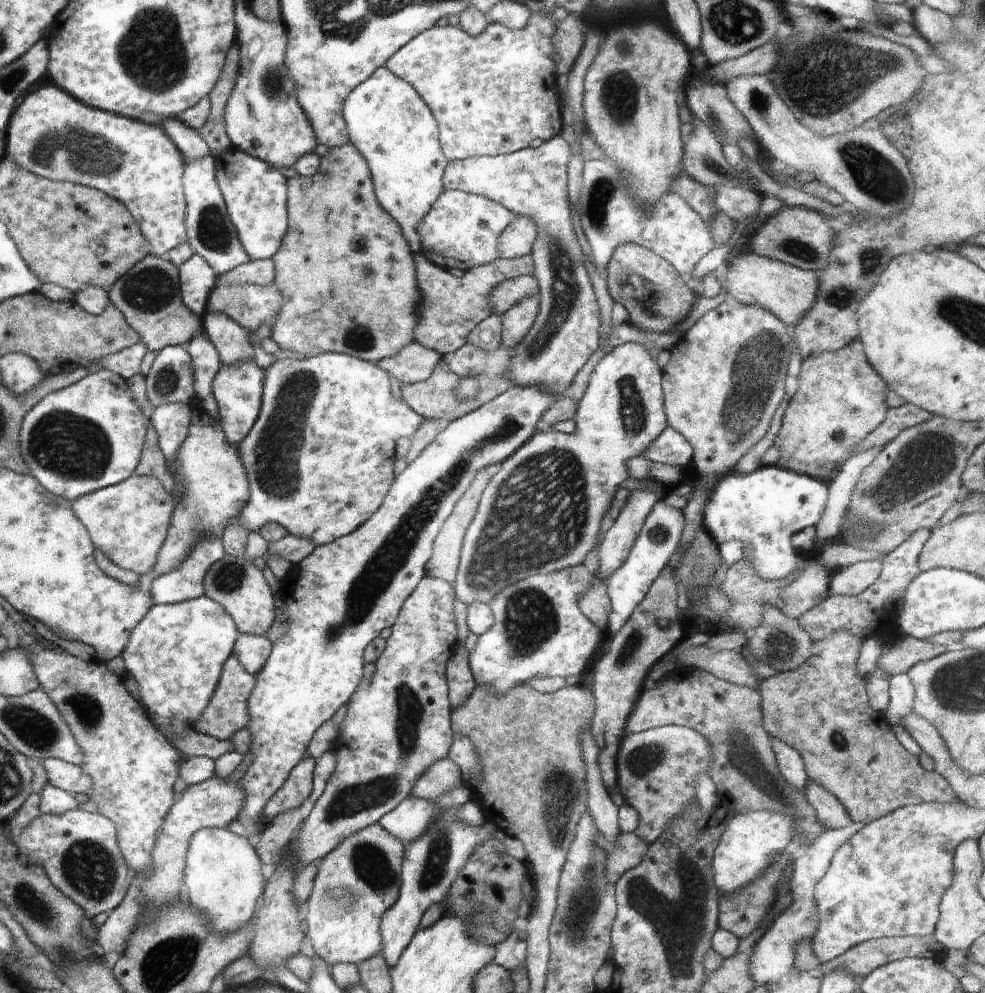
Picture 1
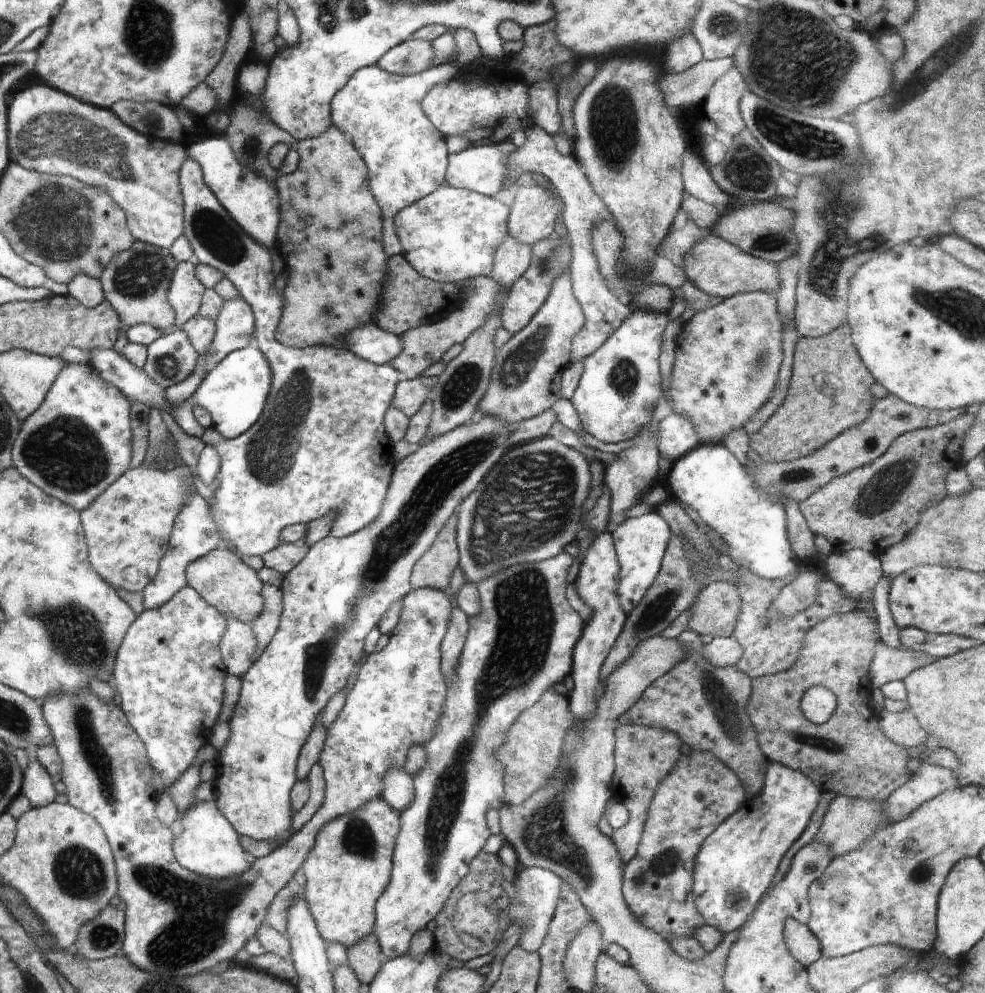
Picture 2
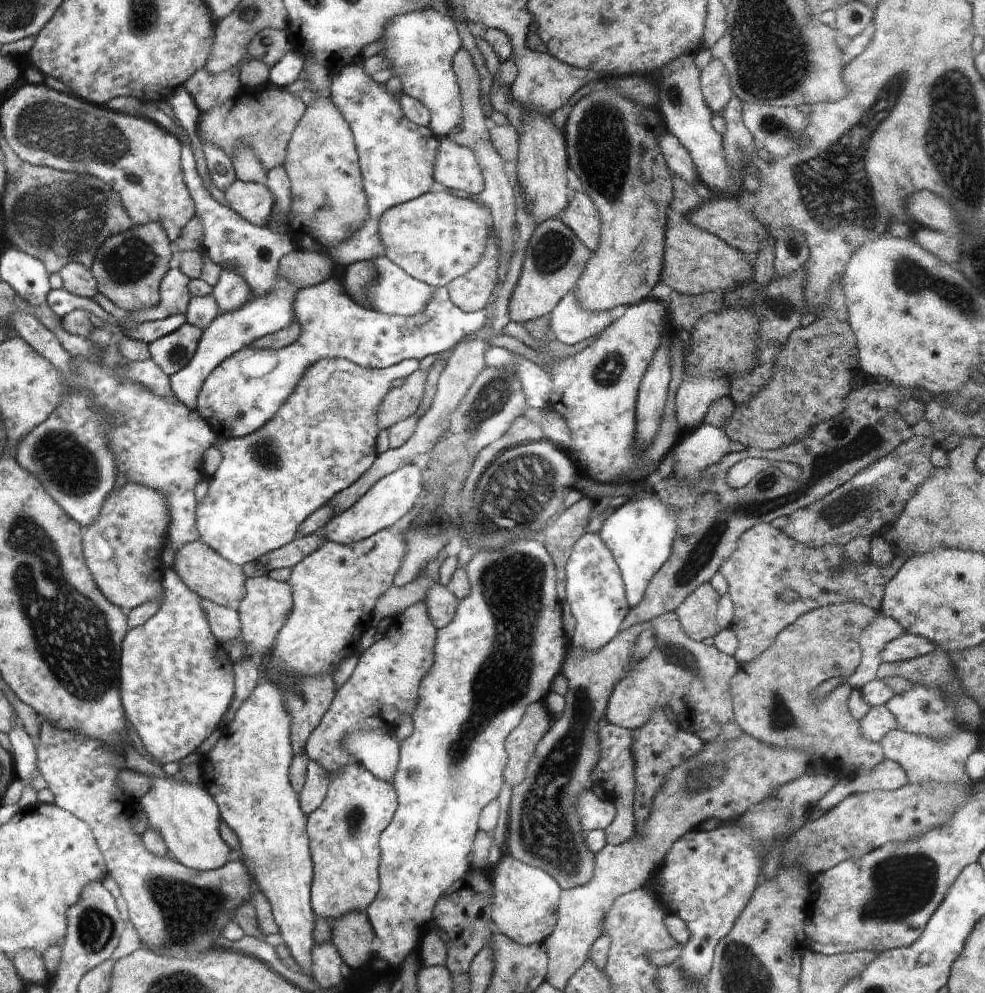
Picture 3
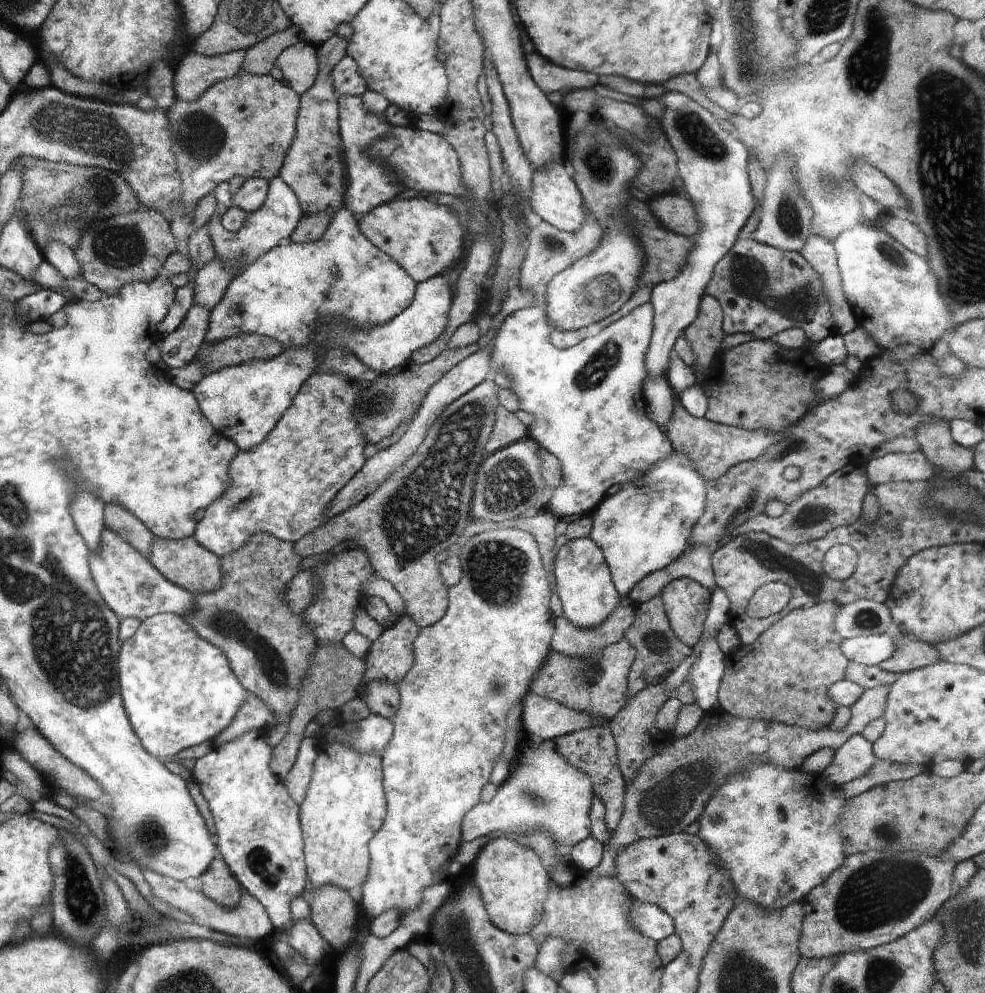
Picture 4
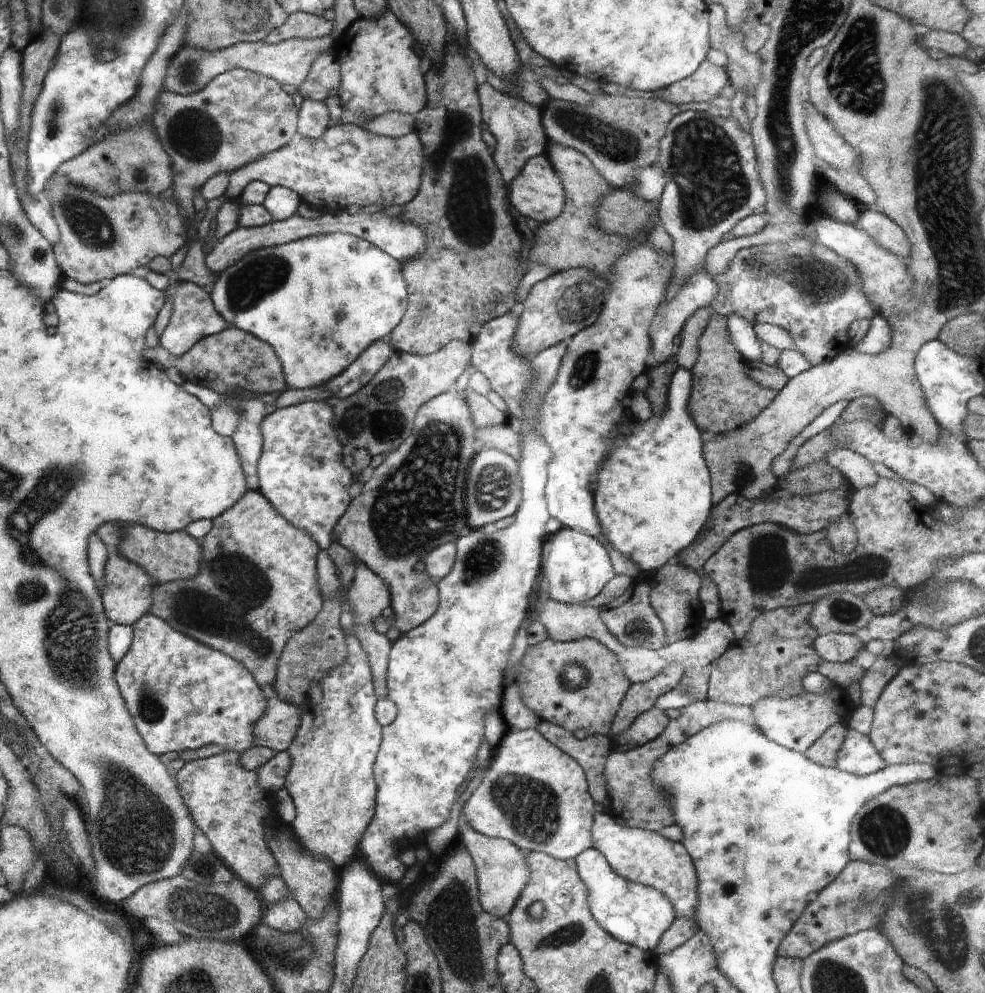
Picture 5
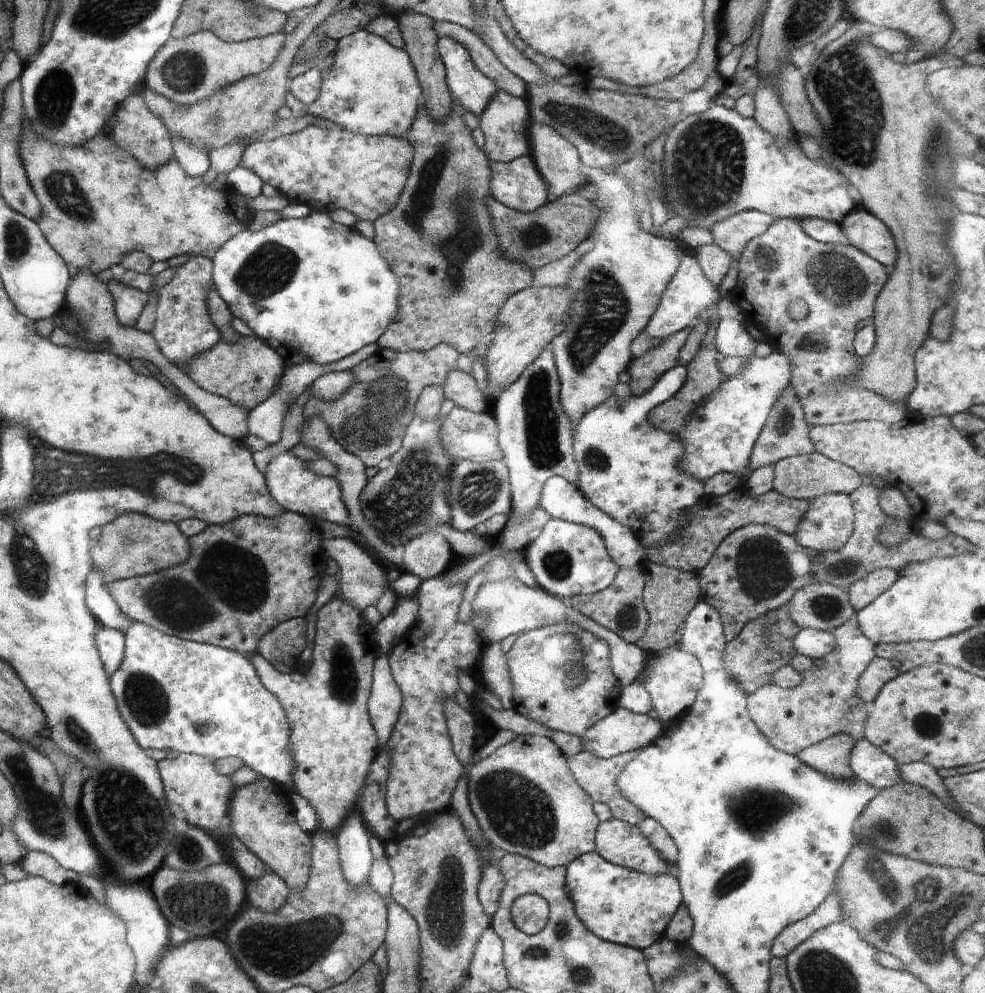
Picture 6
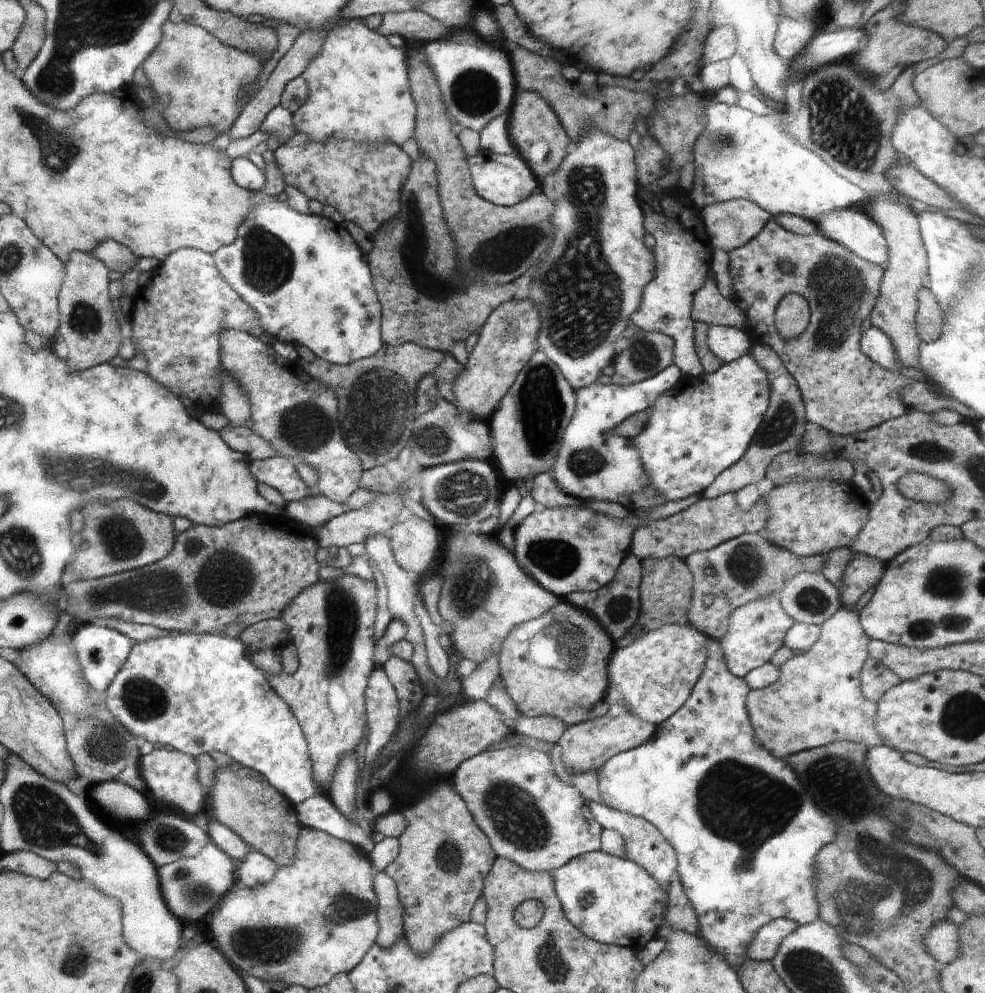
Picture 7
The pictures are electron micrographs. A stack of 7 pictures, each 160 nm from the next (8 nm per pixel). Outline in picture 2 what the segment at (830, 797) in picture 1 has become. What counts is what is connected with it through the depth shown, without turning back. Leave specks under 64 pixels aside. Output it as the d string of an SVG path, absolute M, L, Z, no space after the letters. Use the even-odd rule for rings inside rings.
M834 795L825 808L823 819L814 839L831 848L833 858L846 854L862 843L880 827L887 825L881 816L883 815L883 802L872 803L862 799L853 799L844 795Z

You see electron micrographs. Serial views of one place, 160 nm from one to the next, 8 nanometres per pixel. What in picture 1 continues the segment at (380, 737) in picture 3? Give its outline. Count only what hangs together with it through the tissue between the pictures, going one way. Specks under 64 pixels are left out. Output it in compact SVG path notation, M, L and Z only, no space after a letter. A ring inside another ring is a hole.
M408 796L396 808L382 816L379 823L405 845L418 840L438 816L439 808L436 803Z

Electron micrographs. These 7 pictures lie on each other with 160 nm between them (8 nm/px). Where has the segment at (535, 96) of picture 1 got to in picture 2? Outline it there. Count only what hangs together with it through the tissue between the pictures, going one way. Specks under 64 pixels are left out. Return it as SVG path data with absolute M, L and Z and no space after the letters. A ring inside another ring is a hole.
M410 39L391 48L377 62L382 70L395 75L415 75L436 67L434 47L424 39ZM514 54L504 60L502 69L495 69L491 61L480 56L472 66L464 68L462 76L435 84L422 98L422 110L447 140L449 136L460 136L468 148L483 147L510 140L516 130L534 126L535 118L529 103L530 82L523 79L521 60L512 59Z

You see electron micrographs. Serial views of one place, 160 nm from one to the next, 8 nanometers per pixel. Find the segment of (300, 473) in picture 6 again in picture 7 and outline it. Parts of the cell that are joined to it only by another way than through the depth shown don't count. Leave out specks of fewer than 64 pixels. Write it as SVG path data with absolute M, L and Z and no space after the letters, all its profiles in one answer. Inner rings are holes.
M285 456L249 460L248 463L248 471L256 483L276 488L286 503L320 494L316 486L313 488L306 486L296 470L294 462Z

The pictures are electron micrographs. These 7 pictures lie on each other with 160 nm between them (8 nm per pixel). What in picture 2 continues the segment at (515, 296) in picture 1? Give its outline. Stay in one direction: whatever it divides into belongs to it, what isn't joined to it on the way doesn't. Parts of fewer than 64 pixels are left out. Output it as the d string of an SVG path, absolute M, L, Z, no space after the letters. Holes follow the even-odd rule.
M476 277L465 280L462 284L469 285L469 288L473 291L467 296L466 300L462 300L463 302L458 310L440 321L410 329L401 336L403 349L388 364L394 367L402 378L406 380L420 378L422 372L431 364L439 361L449 348L452 348L456 343L463 343L474 330L483 322L486 322L489 315L495 312L497 297L501 296L501 288L498 282L492 277Z

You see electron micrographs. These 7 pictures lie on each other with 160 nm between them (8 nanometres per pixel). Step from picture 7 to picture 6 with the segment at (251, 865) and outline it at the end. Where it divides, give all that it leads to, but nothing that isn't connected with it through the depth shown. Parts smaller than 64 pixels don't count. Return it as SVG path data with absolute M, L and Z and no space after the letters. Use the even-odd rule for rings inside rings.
M270 870L257 879L246 880L245 893L247 904L265 913L275 913L289 895L284 880Z

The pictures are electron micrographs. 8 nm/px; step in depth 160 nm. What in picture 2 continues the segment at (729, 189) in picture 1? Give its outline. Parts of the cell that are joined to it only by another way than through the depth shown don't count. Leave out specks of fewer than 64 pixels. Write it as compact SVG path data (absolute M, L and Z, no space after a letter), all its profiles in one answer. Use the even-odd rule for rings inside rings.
M686 150L683 154L681 173L683 174L684 194L714 206L731 208L736 204L734 198L712 180L708 170L696 156L696 152Z

